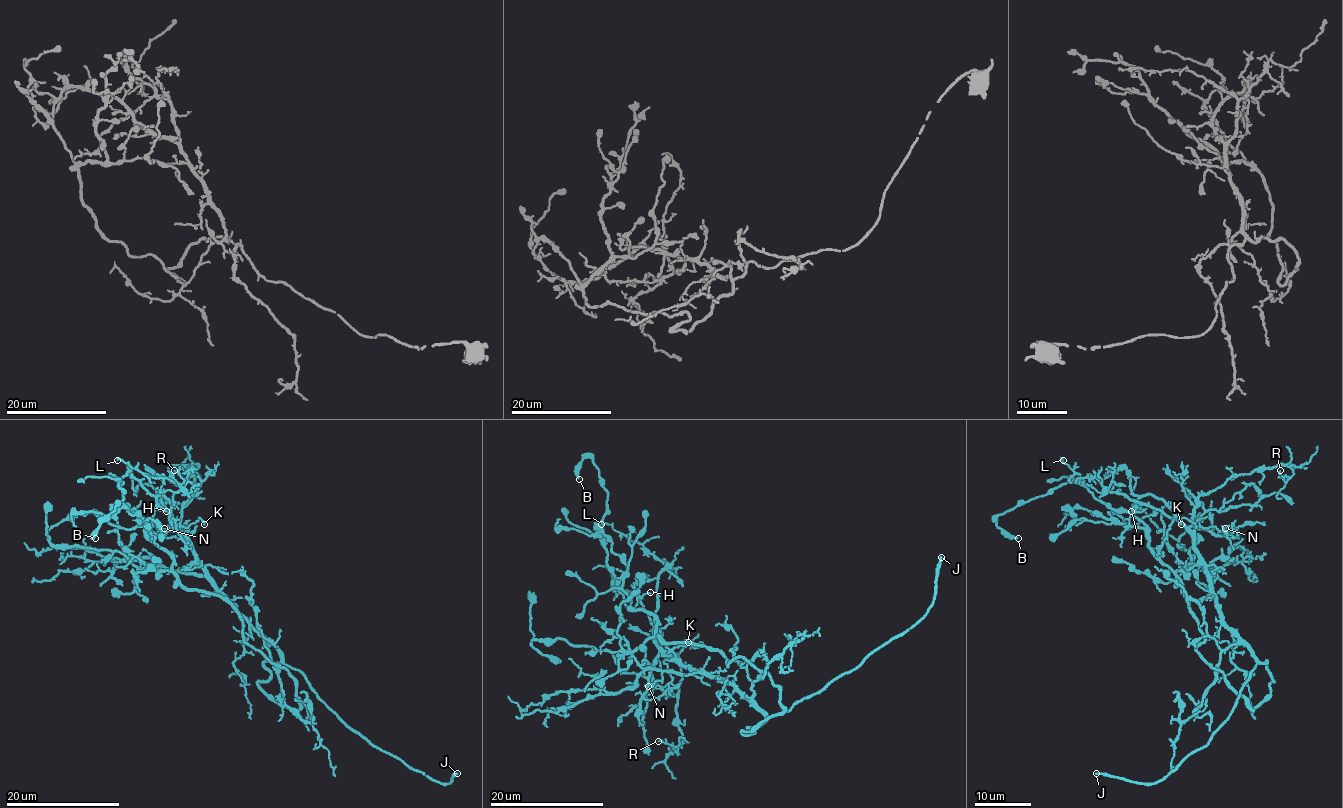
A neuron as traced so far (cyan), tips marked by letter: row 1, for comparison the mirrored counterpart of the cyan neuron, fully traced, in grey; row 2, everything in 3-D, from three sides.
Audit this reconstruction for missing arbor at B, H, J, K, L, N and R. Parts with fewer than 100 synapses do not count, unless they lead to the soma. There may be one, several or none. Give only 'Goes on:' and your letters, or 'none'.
Goes on: J

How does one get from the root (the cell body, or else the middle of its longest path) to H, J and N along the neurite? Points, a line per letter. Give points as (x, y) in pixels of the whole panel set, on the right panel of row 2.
H: (1211, 580), (1206, 565), (1195, 546), (1195, 535), (1161, 499), (1150, 494), (1142, 495), (1131, 511)
J: (1211, 580), (1211, 595), (1220, 620), (1256, 661), (1230, 715), (1203, 746), (1159, 780), (1140, 783), (1096, 773)
N: (1211, 580), (1206, 565), (1195, 546), (1194, 526), (1216, 535), (1223, 535), (1225, 528)

